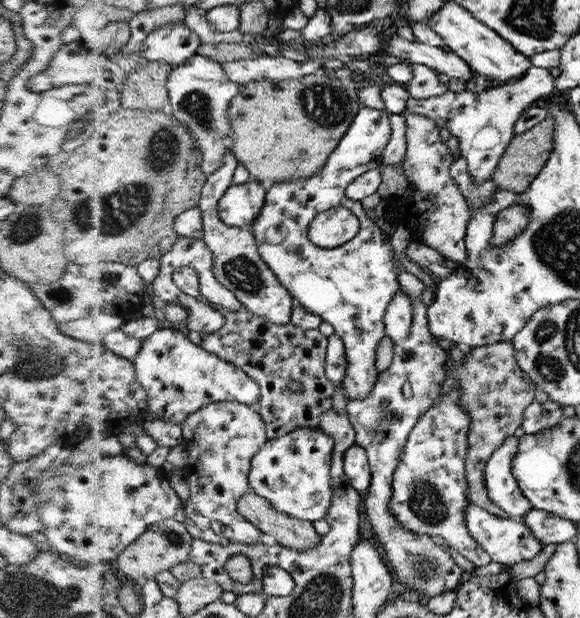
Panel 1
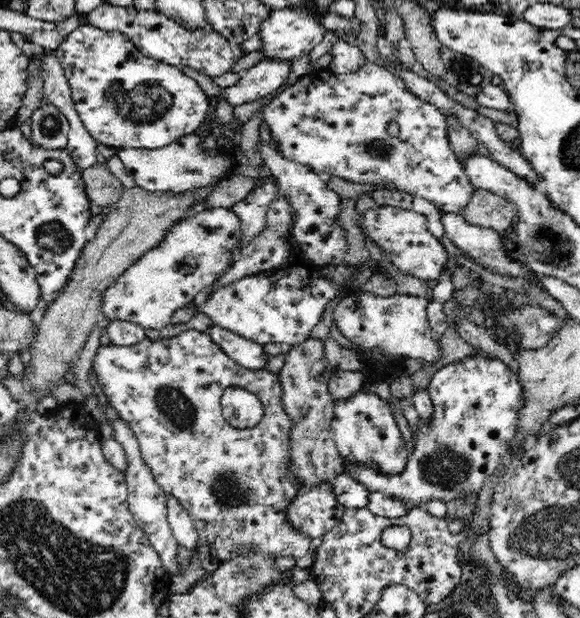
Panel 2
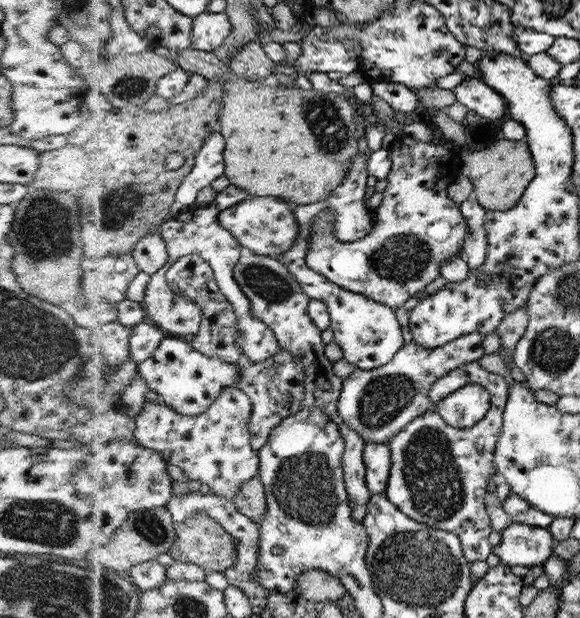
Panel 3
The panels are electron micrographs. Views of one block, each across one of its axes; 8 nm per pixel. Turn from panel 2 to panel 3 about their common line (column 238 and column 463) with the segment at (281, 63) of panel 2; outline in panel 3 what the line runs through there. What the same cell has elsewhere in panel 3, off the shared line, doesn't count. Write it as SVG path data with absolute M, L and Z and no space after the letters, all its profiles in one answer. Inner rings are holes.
M467 76L453 91L460 104L482 116L488 125L495 125L506 113L504 97L482 79Z

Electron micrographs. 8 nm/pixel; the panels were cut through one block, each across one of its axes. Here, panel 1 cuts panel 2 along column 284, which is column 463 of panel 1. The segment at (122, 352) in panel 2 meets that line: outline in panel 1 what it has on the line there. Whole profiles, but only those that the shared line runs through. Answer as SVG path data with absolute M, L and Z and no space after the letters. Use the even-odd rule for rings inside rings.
M459 388L454 389L442 397L438 404L433 405L415 424L411 431L407 444L403 448L402 458L399 459L399 466L396 468L394 482L392 483L391 513L393 517L416 534L427 534L434 538L440 538L449 547L458 551L464 558L473 562L478 567L486 566L492 562L492 556L485 550L479 541L471 535L467 528L466 508L471 502L470 486L466 481L466 460L467 460L467 434L470 432L471 424L468 413L460 407Z

